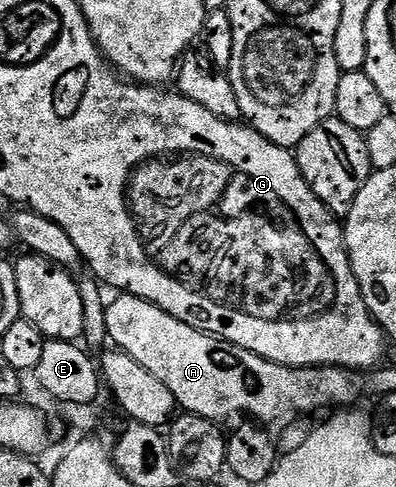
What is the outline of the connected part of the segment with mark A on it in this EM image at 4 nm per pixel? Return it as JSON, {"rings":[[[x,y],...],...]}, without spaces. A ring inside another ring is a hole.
{"rings":[[[129,293],[120,295],[105,306],[107,315],[107,331],[110,342],[120,352],[126,353],[139,367],[147,367],[159,383],[164,383],[167,391],[175,395],[178,406],[185,413],[194,413],[208,421],[225,423],[228,417],[237,417],[246,413],[246,418],[257,423],[269,421],[293,421],[304,413],[321,413],[337,411],[342,407],[353,407],[361,397],[360,372],[338,367],[336,365],[314,365],[312,367],[294,367],[280,365],[274,361],[263,359],[243,347],[233,345],[222,337],[212,337],[209,333],[199,331],[179,319],[175,319],[167,311],[163,311],[155,303],[147,299],[133,297]]]}

